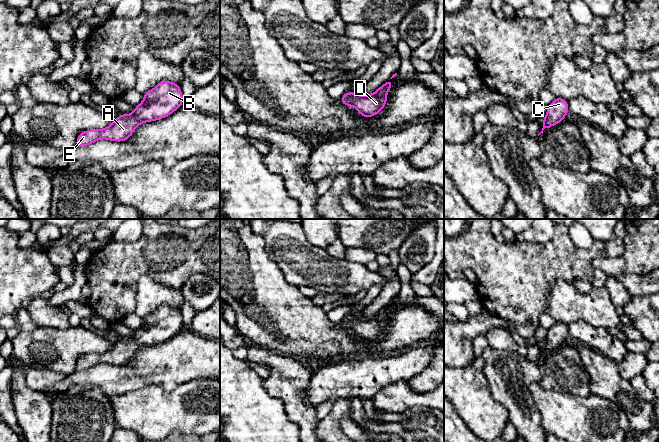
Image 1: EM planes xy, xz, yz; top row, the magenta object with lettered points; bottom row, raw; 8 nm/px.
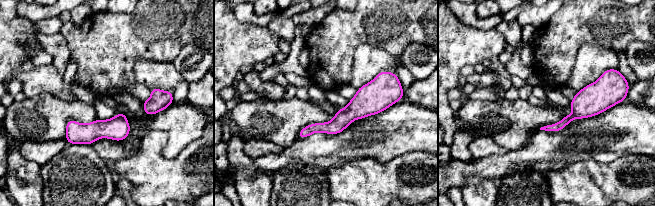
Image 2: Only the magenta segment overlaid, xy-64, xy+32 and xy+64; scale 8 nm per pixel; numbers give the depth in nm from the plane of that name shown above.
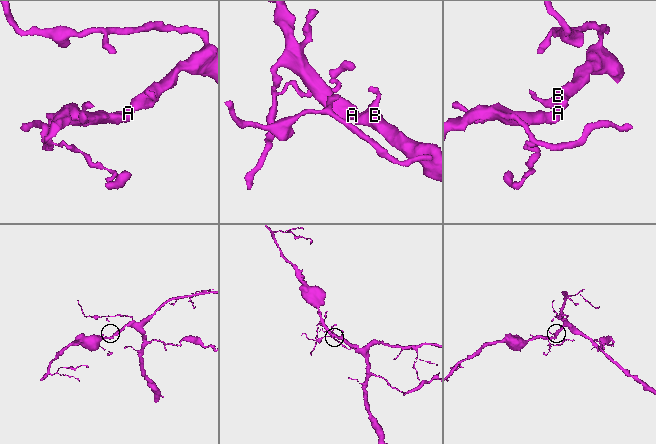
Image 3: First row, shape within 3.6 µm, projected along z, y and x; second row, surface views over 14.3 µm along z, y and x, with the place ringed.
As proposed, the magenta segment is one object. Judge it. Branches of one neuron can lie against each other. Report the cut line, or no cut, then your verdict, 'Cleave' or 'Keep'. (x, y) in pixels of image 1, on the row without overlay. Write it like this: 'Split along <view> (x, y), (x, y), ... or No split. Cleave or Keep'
No split. Keep

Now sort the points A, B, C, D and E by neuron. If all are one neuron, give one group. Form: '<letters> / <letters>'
A B C D E

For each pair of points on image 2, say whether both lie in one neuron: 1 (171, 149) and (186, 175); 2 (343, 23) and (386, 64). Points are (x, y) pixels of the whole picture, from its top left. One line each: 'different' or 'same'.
1: different
2: different

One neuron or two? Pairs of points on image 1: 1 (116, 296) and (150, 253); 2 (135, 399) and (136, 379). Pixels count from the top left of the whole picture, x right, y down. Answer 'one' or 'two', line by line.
1: one
2: two

